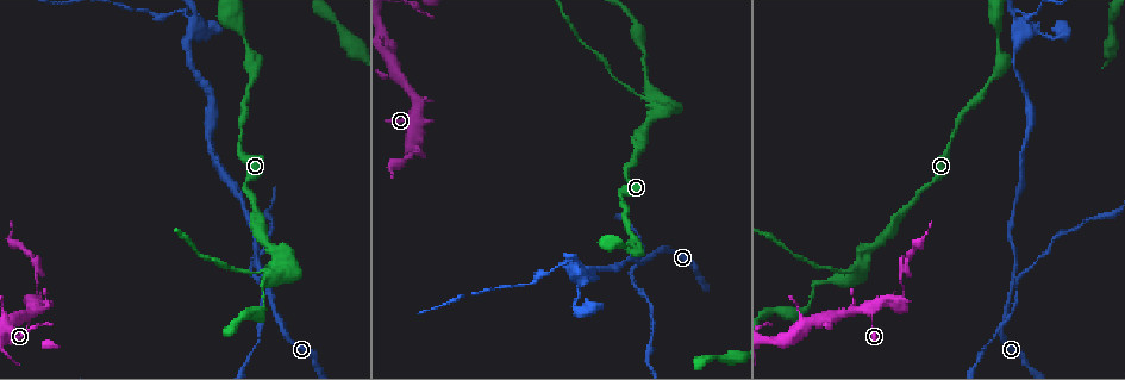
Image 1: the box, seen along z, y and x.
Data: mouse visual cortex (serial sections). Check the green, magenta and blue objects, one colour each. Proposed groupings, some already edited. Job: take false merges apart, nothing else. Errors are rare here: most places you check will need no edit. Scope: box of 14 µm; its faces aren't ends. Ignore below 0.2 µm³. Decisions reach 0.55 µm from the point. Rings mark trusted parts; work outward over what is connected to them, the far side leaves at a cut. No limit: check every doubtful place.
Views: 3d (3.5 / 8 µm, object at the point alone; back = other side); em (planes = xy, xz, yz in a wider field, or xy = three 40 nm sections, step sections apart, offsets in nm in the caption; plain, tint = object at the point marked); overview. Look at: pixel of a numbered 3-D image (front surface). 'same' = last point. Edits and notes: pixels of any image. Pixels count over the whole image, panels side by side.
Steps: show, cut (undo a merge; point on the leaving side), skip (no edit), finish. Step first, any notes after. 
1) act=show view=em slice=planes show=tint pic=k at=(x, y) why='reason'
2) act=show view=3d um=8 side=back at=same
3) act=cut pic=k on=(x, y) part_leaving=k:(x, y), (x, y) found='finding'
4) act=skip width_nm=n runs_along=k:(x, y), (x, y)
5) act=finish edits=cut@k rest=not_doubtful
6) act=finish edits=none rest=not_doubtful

act=show view=3d um=3.5 side=back pic=1 at=(1014, 283)

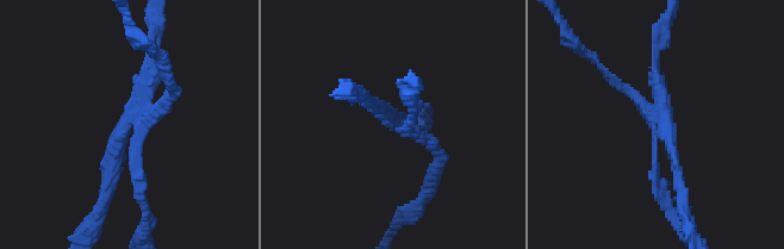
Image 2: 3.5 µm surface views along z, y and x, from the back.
act=show view=em slice=planes show=plain pic=2 at=(666, 120) why='shape alone is not enough'

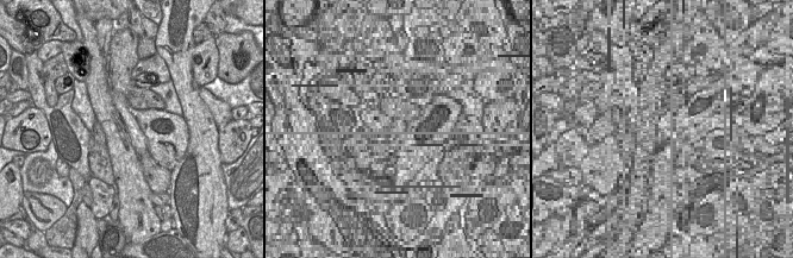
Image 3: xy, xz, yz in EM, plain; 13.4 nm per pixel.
act=show view=em slice=planes show=tint at=same

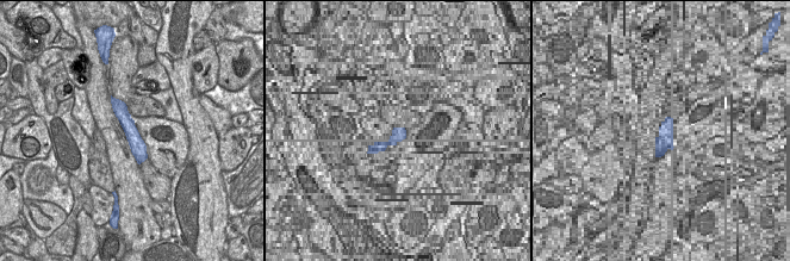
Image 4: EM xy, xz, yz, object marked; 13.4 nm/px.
act=skip found='all the same cell'

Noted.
act=show view=3d um=3.5 pic=1 at=(1010, 313) why='thick turns thin'

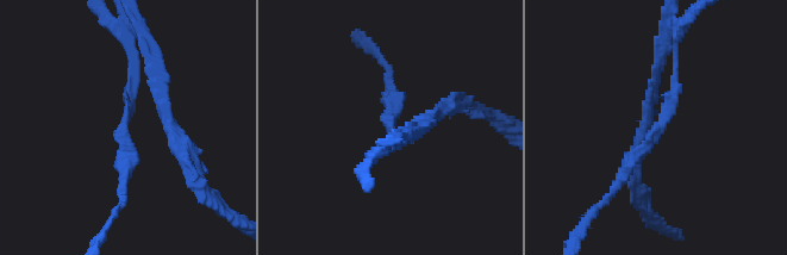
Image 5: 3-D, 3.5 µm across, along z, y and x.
act=show view=em slice=xy step=1 show=plain pic=5 at=(124, 120) arm_widths_nm=100,200

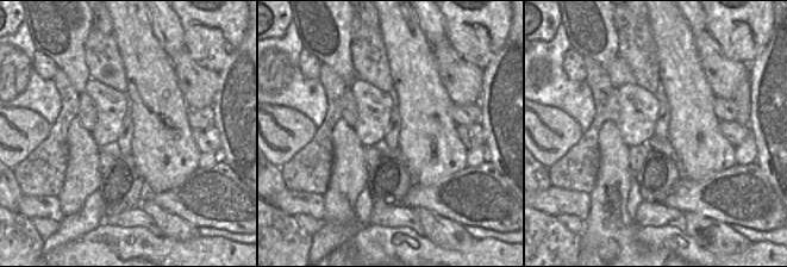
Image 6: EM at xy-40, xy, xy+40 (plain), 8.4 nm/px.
act=show view=em slice=xy step=1 show=tint at=same

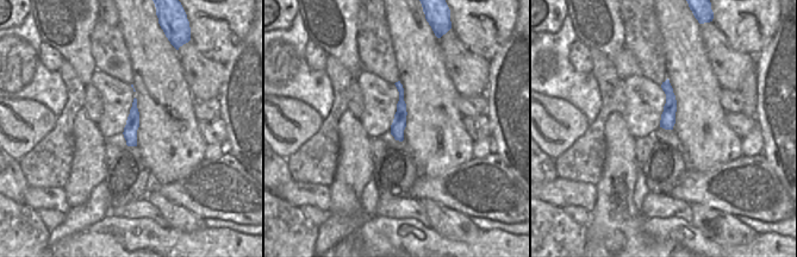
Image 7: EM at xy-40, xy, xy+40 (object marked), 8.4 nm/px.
act=skip width_nm=120 runs_along=5:(151, 49), (129, 75), (122, 185) found='one cell here'

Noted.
act=show view=3d um=8 pic=1 at=(849, 279) why='branch point'

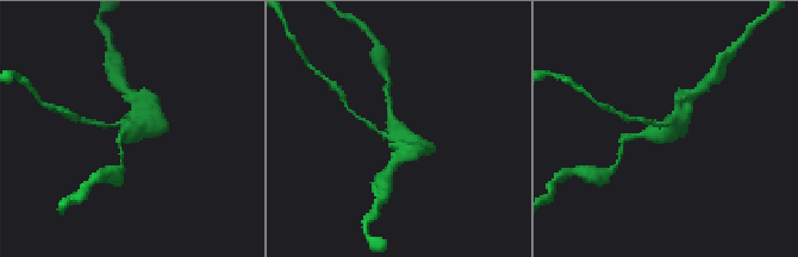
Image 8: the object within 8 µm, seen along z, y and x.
act=show view=3d um=3.5 pic=8 at=(663, 131) why='closer look'

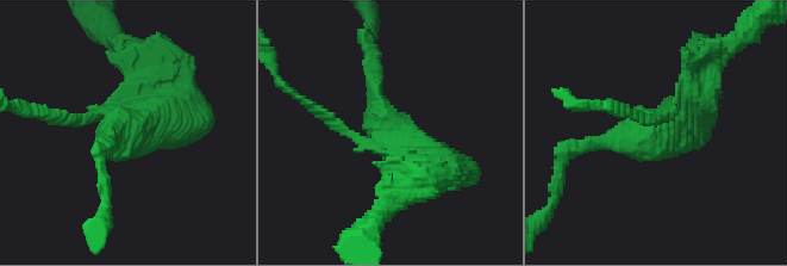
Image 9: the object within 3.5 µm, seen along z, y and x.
act=cut pic=9 on=(330, 119) part_leaving=9:(378, 147), (366, 147), (289, 91) found='two cells meet here'

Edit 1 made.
act=show view=3d um=3.5 pic=1 at=(1023, 35) why='four arms meet'

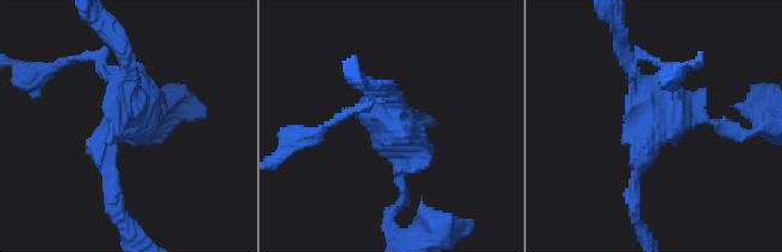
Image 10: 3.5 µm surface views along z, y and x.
act=show view=em slice=xy step=1 show=tint pic=10 at=(659, 118) why='need the tissue'

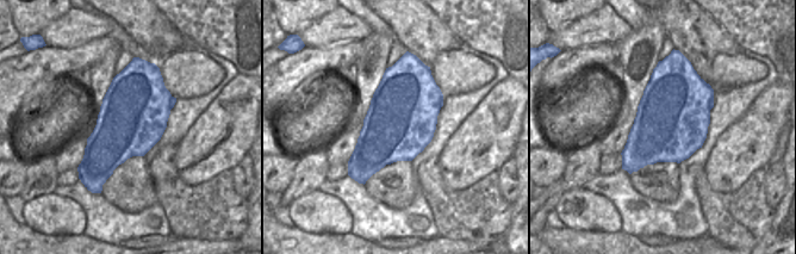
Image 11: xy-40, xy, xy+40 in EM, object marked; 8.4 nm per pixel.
act=skip width_nm=600 runs_along=10:(112, 189), (119, 90), (94, 57) found='one cell here'

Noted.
act=finish edits=cut@9 rest=not_doubtful

